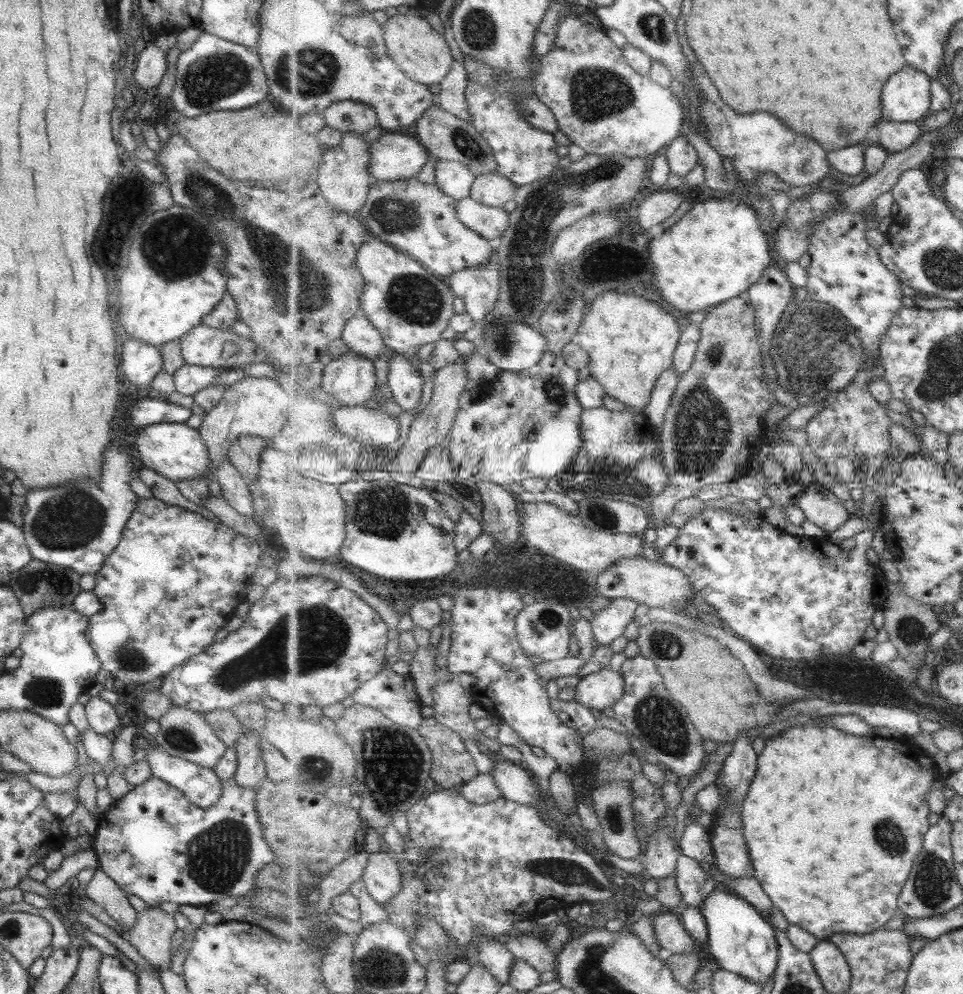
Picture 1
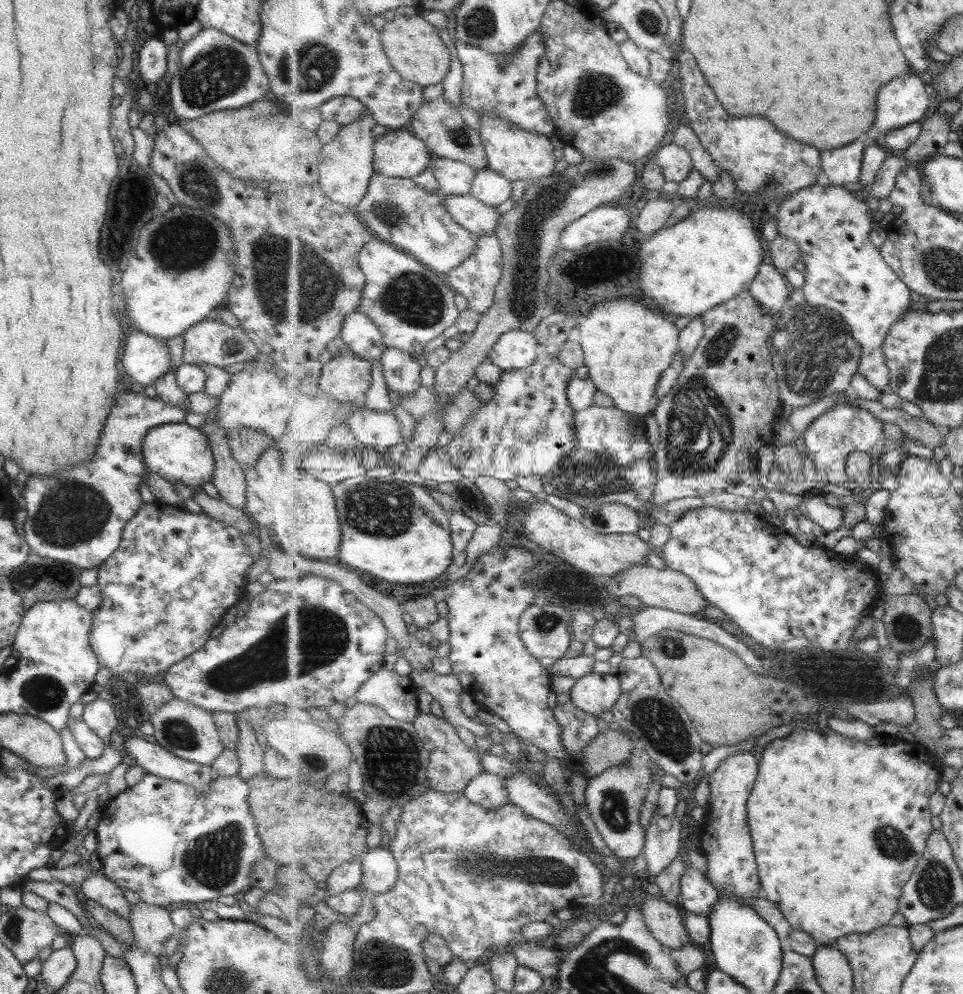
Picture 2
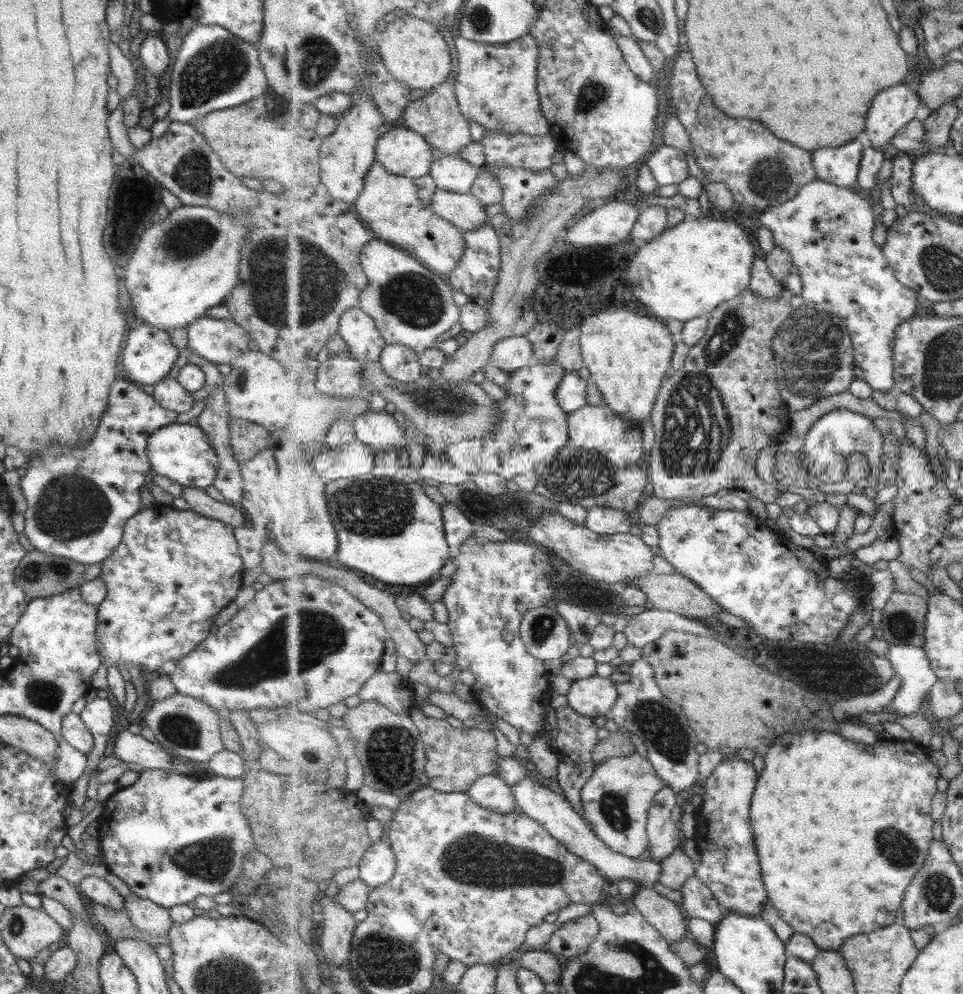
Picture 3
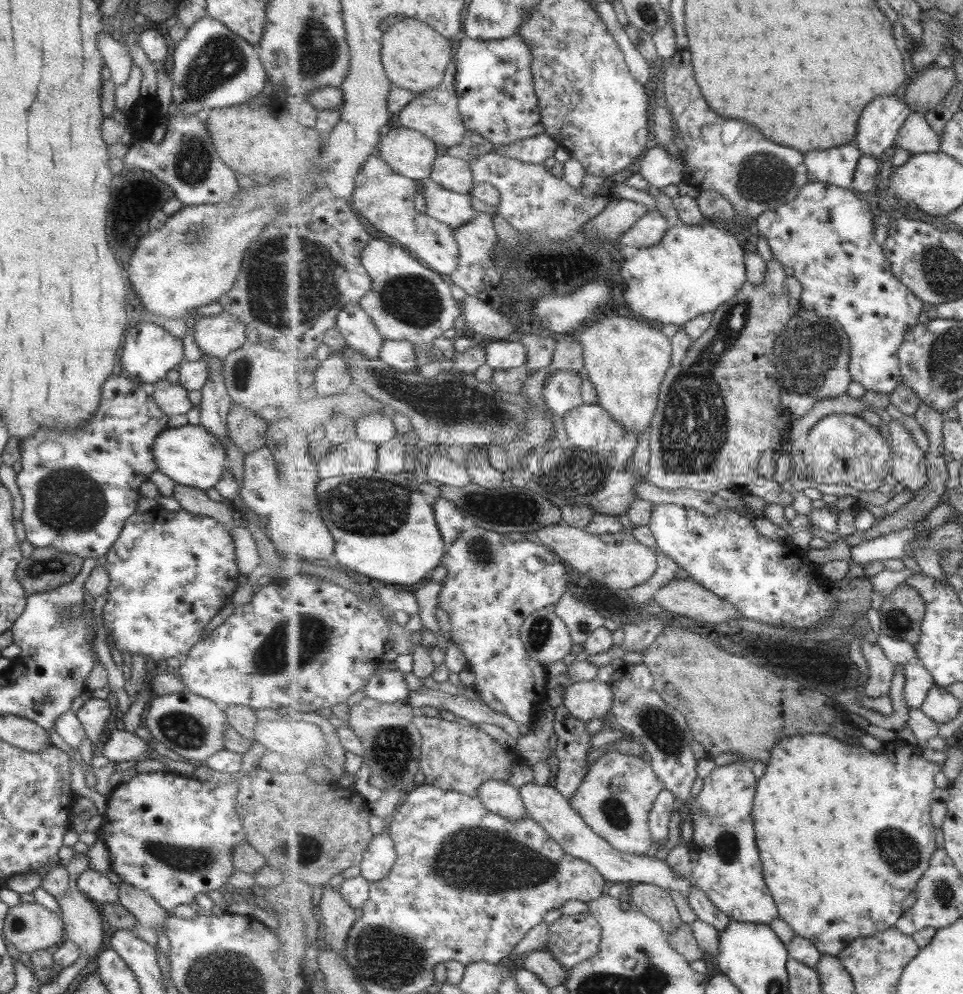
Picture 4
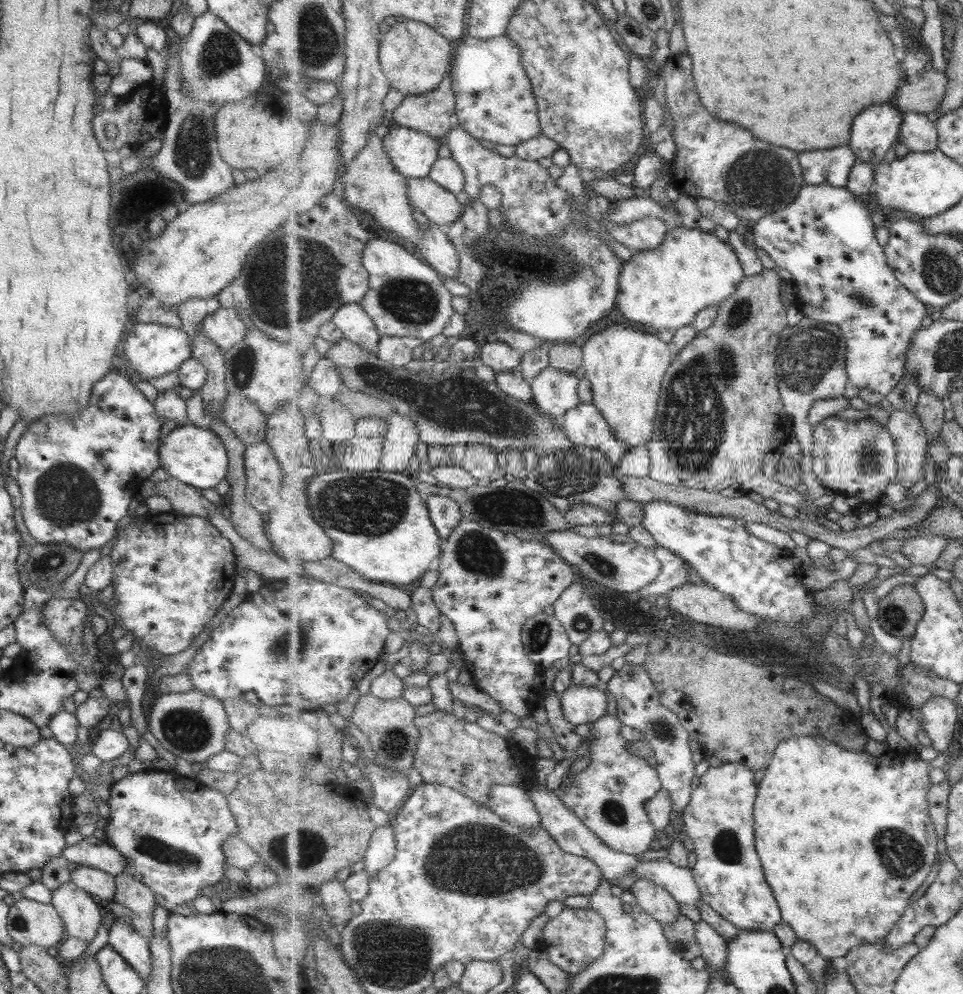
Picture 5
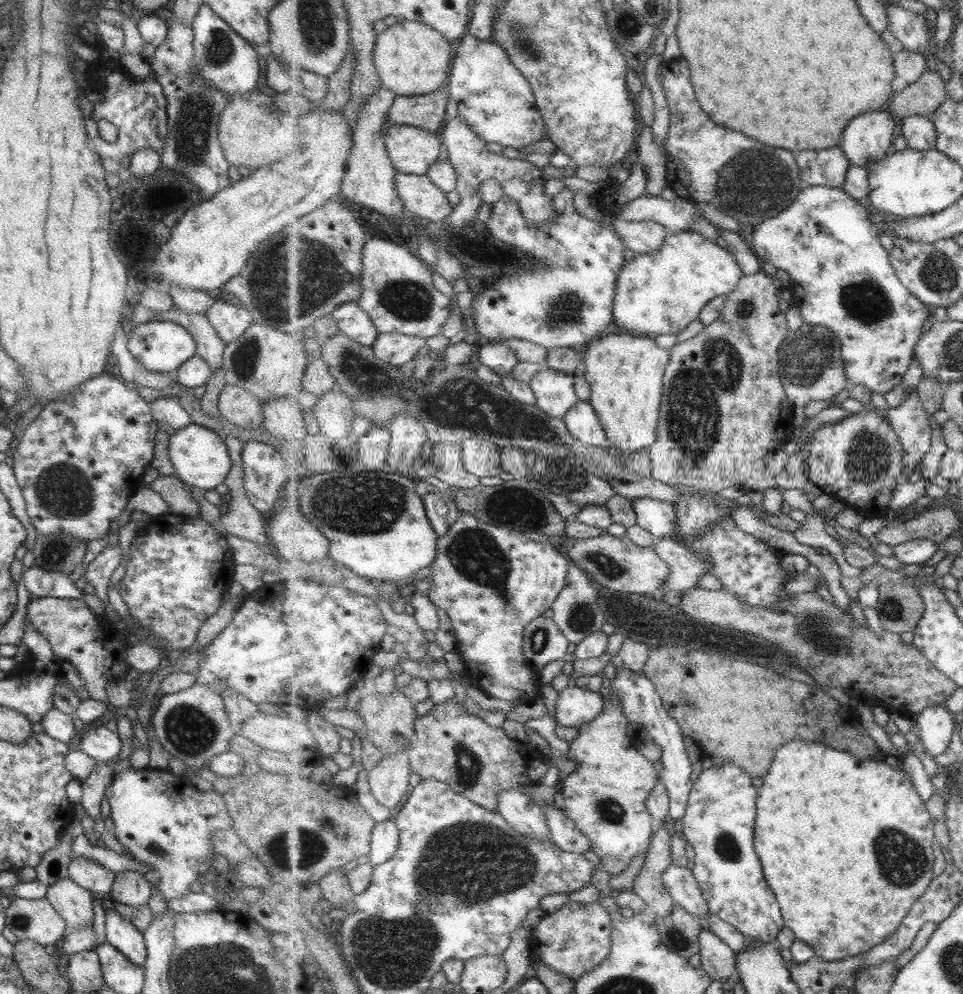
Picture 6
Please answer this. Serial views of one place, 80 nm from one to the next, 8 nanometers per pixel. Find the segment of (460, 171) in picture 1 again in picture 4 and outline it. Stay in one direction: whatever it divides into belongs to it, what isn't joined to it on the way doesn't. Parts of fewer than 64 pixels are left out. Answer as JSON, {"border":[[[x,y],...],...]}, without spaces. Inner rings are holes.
{"border":[[[443,153],[434,162],[430,177],[443,188],[465,195],[470,194],[475,186],[470,163]]]}

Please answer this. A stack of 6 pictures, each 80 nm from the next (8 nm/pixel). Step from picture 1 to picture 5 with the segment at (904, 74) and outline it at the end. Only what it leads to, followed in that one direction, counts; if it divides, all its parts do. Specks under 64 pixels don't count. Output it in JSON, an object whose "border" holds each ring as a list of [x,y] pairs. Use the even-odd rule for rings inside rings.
{"border":[[[893,101],[875,104],[875,108],[867,108],[861,116],[855,118],[849,147],[857,155],[858,160],[864,160],[873,166],[879,165],[891,146],[900,138],[900,130],[906,112],[893,105]]]}

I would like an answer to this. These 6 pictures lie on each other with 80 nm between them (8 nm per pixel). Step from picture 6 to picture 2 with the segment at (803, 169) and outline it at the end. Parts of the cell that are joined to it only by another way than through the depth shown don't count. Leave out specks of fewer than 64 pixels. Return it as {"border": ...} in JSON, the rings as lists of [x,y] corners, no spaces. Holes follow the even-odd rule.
{"border":[[[857,139],[854,143],[822,151],[823,180],[837,186],[859,185],[865,149],[865,144]]]}

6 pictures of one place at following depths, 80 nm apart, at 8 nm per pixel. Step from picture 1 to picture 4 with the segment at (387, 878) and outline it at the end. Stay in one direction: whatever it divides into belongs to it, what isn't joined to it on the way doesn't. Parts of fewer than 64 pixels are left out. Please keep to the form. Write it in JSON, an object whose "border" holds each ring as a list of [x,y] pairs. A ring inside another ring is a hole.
{"border":[[[386,830],[370,842],[360,868],[369,882],[377,882],[389,876],[398,860],[394,840]]]}

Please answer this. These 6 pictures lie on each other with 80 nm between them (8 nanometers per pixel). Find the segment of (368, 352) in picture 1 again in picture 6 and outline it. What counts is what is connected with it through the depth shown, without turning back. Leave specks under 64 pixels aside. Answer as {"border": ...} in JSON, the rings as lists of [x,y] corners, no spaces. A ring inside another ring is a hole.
{"border":[[[357,303],[341,304],[332,313],[332,318],[337,323],[341,333],[345,333],[359,344],[373,347],[378,339],[380,332],[370,314]]]}

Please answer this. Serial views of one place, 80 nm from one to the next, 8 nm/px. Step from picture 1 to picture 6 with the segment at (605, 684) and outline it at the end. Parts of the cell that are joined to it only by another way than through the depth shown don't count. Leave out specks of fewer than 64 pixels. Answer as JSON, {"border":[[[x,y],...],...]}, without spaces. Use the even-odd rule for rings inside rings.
{"border":[[[573,684],[560,692],[556,706],[555,717],[559,725],[581,728],[603,714],[606,699],[601,693]]]}

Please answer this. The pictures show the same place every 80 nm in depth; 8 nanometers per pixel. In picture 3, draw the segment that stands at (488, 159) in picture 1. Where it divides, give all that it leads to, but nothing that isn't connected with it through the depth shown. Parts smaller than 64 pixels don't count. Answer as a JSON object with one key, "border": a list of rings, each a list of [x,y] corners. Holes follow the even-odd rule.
{"border":[[[438,26],[437,28],[439,32],[443,34],[445,42],[451,44],[451,50],[453,50],[453,52],[451,52],[451,58],[453,58],[453,62],[451,62],[451,74],[443,84],[432,89],[429,94],[414,100],[410,104],[410,107],[405,109],[400,125],[421,133],[430,142],[431,146],[433,146],[433,150],[436,151],[437,155],[453,155],[457,157],[457,154],[461,152],[461,148],[467,146],[467,144],[471,144],[474,140],[472,140],[471,136],[470,121],[468,121],[460,111],[455,92],[456,78],[454,76],[458,71],[460,63],[455,42],[446,27]]]}

